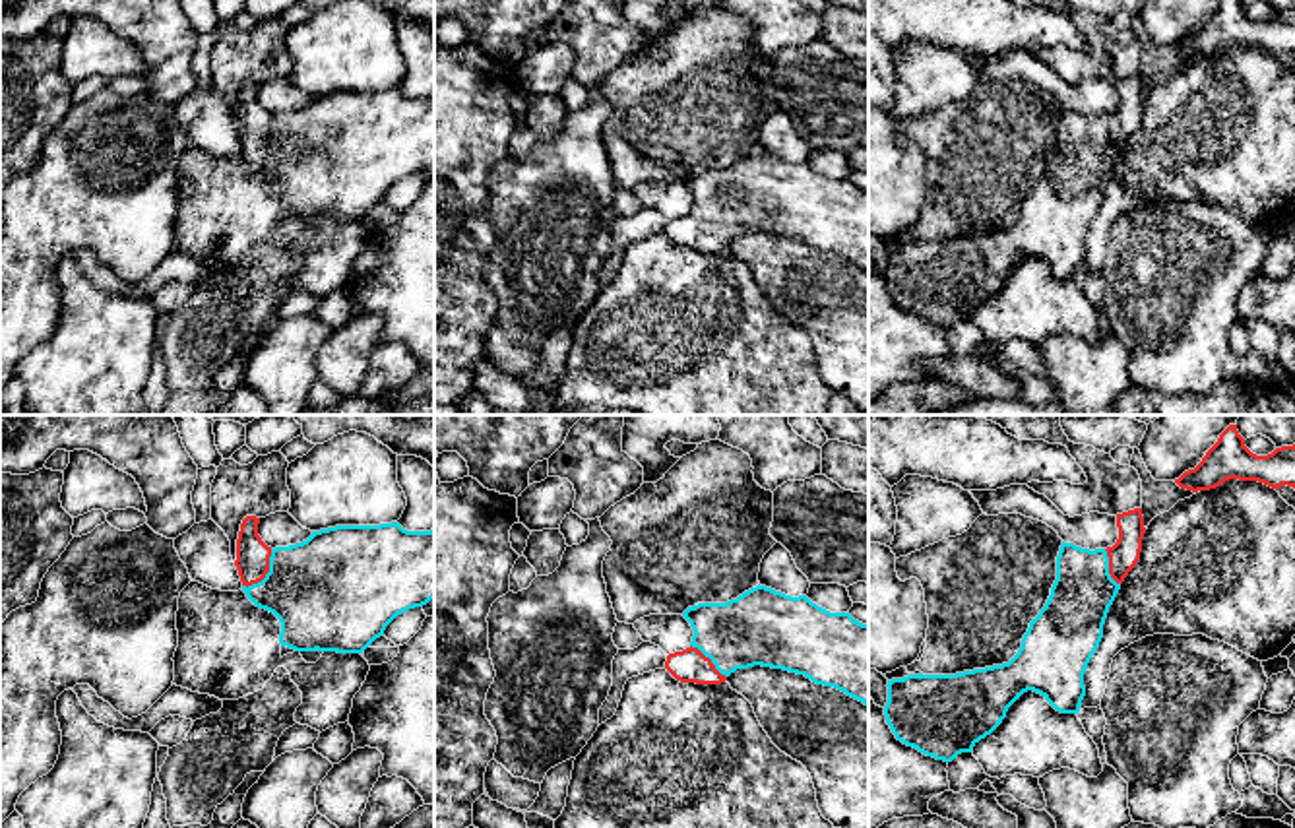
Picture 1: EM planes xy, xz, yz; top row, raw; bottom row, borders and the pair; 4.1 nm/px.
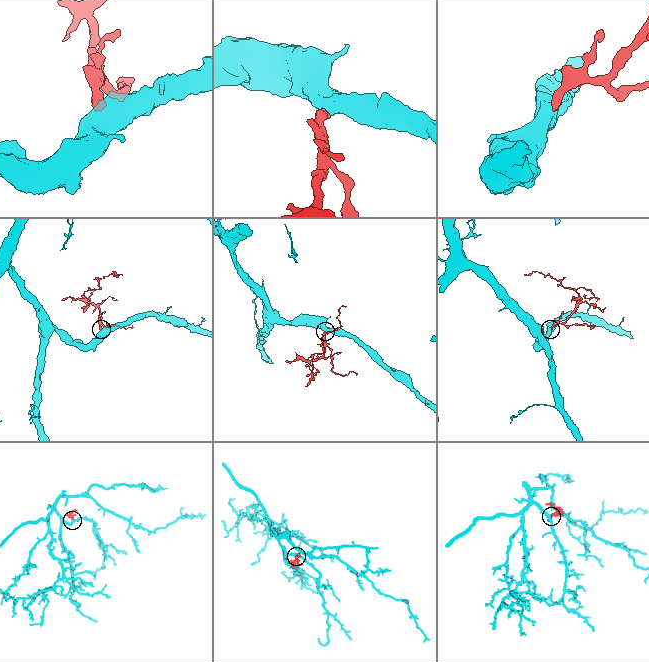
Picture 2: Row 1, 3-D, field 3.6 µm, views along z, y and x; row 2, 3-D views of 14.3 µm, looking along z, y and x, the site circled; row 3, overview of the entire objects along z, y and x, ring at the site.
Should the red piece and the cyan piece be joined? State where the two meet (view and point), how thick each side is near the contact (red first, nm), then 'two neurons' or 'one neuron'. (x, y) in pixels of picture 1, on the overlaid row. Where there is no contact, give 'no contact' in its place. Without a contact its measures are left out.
xy (266, 573) | 140/440 nm | one neuron

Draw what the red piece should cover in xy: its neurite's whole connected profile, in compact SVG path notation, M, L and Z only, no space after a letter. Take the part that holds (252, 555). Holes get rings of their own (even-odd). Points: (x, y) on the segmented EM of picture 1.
M246 516L237 539L237 560L242 591L260 609L281 622L279 644L295 652L363 653L401 613L434 599L434 529L407 531L397 522L380 525L335 525L297 545L268 547L258 535L260 518Z

